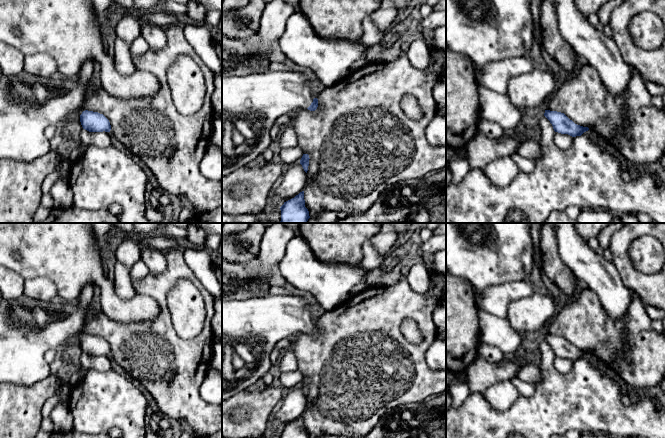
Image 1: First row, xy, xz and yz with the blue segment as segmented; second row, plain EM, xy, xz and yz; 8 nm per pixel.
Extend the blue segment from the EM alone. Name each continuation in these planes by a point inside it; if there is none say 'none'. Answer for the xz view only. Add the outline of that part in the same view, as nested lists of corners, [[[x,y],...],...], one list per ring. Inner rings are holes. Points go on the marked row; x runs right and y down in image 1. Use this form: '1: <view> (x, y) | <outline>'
1: xz (277, 92) | [[[270,69],[244,76],[222,76],[222,121],[231,114],[251,121],[260,117],[260,134],[255,145],[249,153],[241,155],[231,165],[222,162],[222,177],[249,165],[256,157],[265,154],[271,144],[270,130],[274,122],[283,115],[292,115],[298,110],[307,109],[313,99],[310,80],[303,72]]]

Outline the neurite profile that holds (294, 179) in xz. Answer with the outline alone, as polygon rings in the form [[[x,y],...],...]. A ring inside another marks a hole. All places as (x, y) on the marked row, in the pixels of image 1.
[[[300,163],[285,168],[282,182],[268,194],[268,206],[280,208],[286,201],[302,192],[306,183],[307,173]]]

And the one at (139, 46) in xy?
[[[140,35],[132,43],[130,47],[131,56],[139,57],[149,50],[146,40]]]

